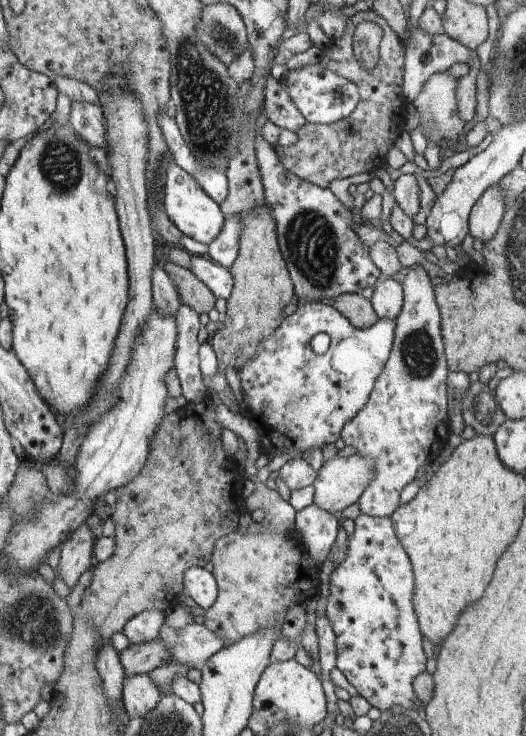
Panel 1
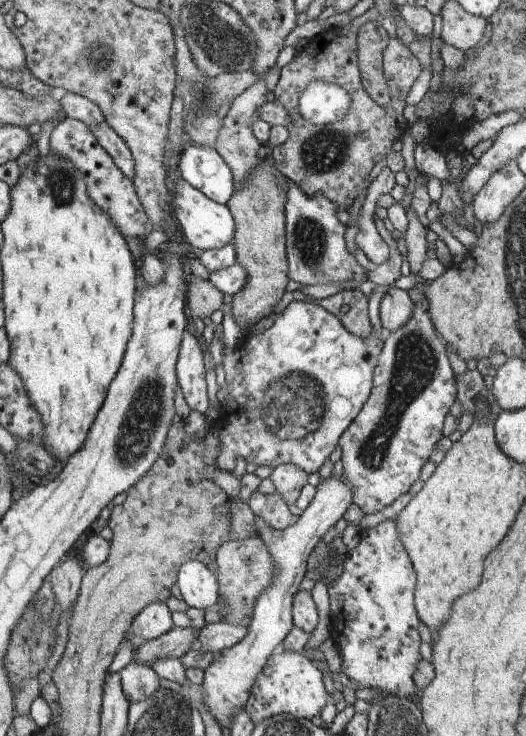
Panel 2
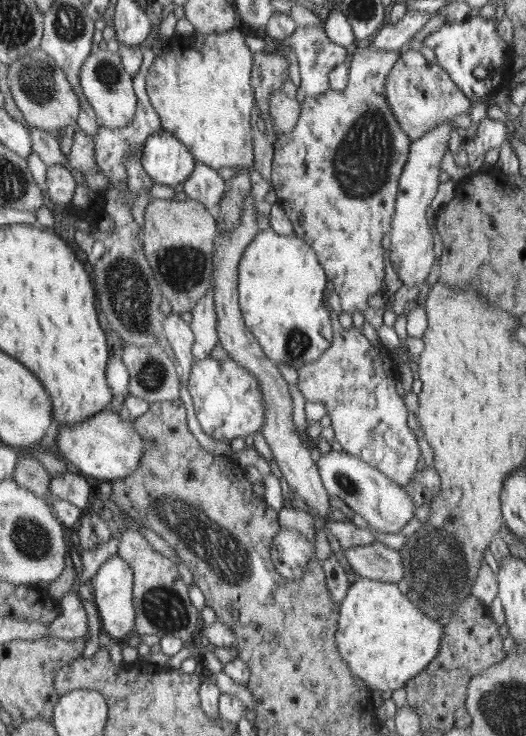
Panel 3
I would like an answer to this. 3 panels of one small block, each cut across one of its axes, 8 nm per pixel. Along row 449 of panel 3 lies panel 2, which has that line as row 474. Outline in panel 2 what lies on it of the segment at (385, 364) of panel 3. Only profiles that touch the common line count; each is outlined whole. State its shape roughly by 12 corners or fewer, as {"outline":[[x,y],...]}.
{"outline":[[426,303],[340,439],[352,503],[410,490],[456,400]]}

